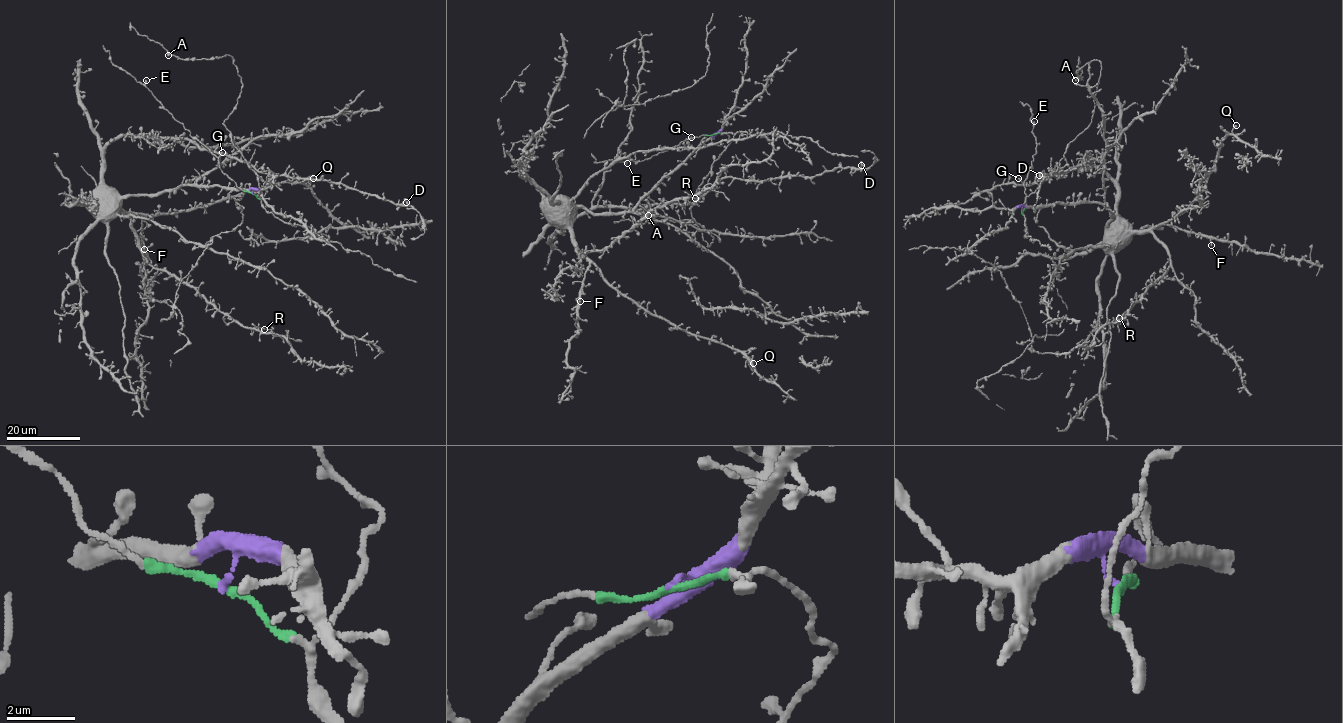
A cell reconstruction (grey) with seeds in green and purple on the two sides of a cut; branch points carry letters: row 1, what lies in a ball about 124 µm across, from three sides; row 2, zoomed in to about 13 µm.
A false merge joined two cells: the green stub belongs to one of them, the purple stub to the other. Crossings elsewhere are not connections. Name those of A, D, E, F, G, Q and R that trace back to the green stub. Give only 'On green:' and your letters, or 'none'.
On green: A, E, G

